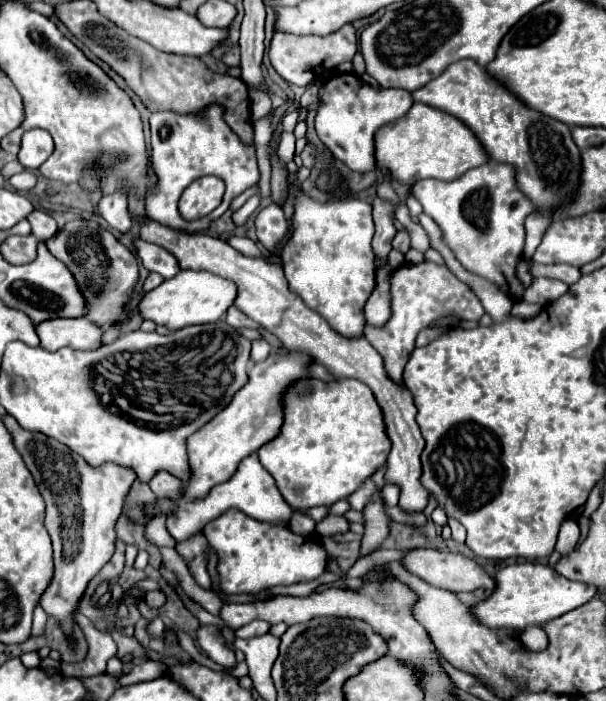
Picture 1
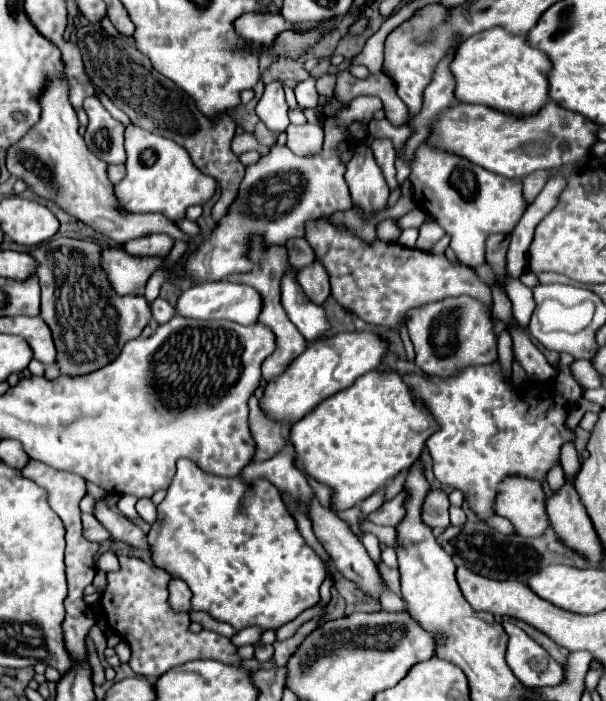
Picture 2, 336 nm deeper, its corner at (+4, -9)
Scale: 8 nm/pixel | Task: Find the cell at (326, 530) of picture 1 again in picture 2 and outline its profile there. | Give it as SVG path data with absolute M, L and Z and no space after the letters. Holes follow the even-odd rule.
M399 492L395 498L391 498L389 502L385 502L379 512L373 512L369 518L375 524L381 526L397 526L403 518L405 518L405 492Z

